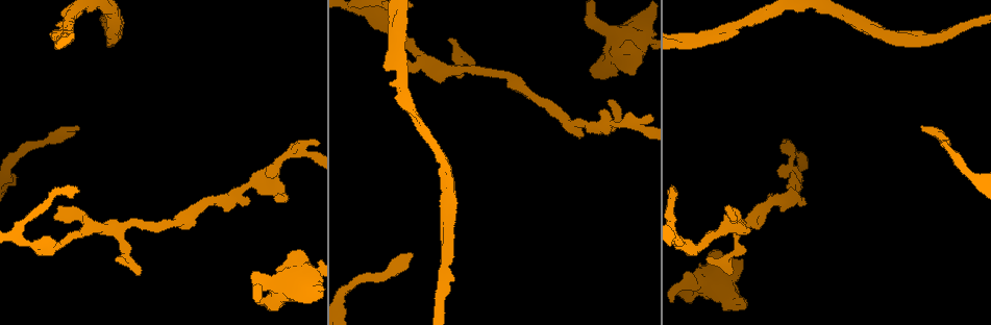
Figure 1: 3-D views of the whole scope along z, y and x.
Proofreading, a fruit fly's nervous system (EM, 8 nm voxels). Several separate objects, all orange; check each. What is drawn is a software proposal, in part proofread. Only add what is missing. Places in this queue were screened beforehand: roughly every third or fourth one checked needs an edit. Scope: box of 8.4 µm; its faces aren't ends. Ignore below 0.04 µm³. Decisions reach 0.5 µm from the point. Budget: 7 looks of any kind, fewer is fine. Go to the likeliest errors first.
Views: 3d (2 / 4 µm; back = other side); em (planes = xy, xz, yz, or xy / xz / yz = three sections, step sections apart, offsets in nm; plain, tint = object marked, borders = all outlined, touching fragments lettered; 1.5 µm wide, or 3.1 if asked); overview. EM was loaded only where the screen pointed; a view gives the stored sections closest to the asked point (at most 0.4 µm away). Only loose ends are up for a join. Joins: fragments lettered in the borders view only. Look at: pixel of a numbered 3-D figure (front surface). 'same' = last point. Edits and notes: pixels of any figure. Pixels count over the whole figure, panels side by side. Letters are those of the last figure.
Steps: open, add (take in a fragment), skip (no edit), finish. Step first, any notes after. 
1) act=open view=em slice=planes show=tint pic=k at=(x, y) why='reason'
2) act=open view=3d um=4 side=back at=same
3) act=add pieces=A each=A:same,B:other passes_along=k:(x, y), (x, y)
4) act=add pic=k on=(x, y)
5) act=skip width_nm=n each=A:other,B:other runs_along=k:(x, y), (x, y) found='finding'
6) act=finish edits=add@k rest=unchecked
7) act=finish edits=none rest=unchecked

act=open view=em um=3.1 slice=planes show=plain pic=1 at=(768, 195) why='branch stops here'

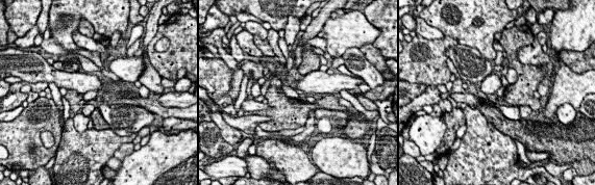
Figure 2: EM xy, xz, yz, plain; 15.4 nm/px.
act=open view=em um=3.1 slice=planes show=borders at=same why='what lies round it'

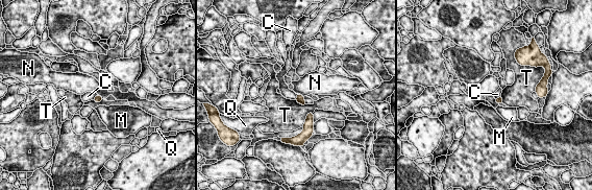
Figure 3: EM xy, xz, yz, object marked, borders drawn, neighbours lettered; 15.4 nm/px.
act=skip width_nm=100 each=C:other,M:other,N:other,Q:other,T:other border=3:(297, 94), (295, 99) found='none of them fits'

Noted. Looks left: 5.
act=open view=em slice=yz step=4 show=borders pic=1 at=(743, 304) why='branch stops here'

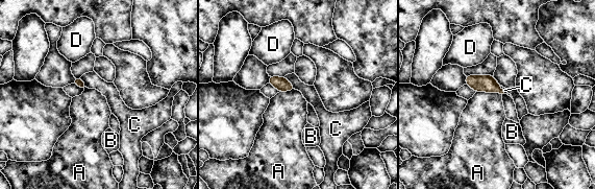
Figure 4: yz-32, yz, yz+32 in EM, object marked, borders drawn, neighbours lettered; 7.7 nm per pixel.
act=open view=em slice=planes show=borders at=same

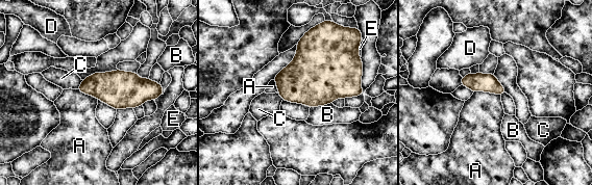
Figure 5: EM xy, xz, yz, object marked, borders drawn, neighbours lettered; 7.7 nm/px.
act=skip each=A:other,B:other,C:other,D:other,E:other border=5:(331, 102), (310, 108) found='none of them fits'

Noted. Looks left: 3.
act=open view=3d um=2 side=back pic=1 at=(737, 34) why='an open end'

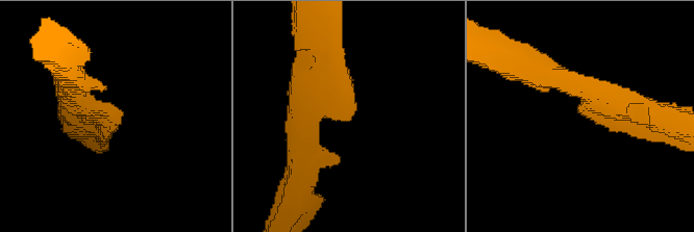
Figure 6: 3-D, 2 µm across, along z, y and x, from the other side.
act=open view=em slice=planes show=tint pic=6 at=(334, 120)

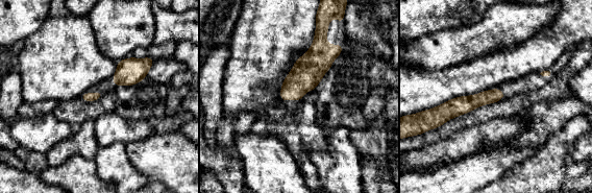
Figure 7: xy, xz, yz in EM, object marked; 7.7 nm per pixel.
act=open view=em slice=planes show=borders at=same

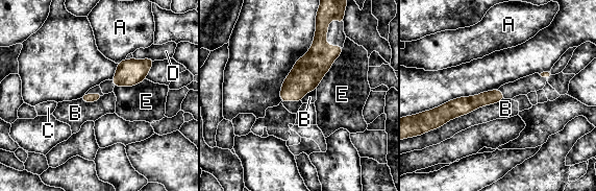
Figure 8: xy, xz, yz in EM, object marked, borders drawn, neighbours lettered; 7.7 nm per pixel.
act=skip longest_contact=B:550nm each=A:other,B:other,C:other,D:other,E:other runs_along=8:(500, 95), (442, 112) found='no lettered fragment goes on from it'

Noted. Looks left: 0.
act=finish edits=none rest=unchecked

